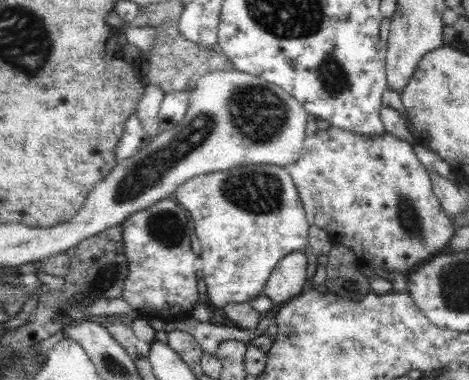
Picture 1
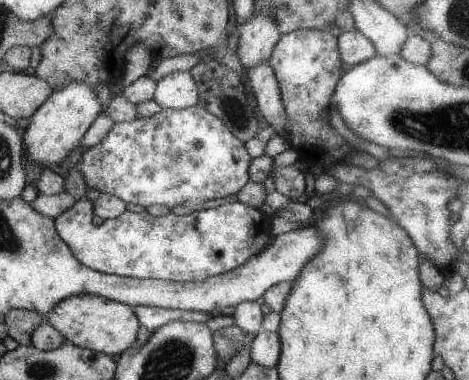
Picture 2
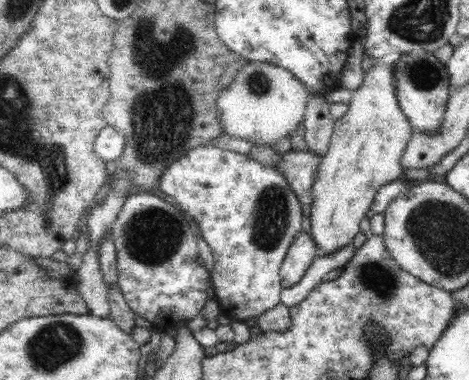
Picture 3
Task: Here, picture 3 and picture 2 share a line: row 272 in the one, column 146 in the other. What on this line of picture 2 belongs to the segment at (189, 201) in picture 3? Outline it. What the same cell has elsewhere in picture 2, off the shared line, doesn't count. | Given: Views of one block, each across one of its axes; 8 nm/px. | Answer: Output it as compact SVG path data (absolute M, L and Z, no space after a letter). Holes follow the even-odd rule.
M81 196L81 200L55 218L55 230L73 256L95 272L133 280L185 284L221 276L265 250L271 238L271 218L257 208L233 202L219 204L213 210L191 210L187 216L167 214L161 218L125 210L113 220L95 222L93 204L87 196Z

